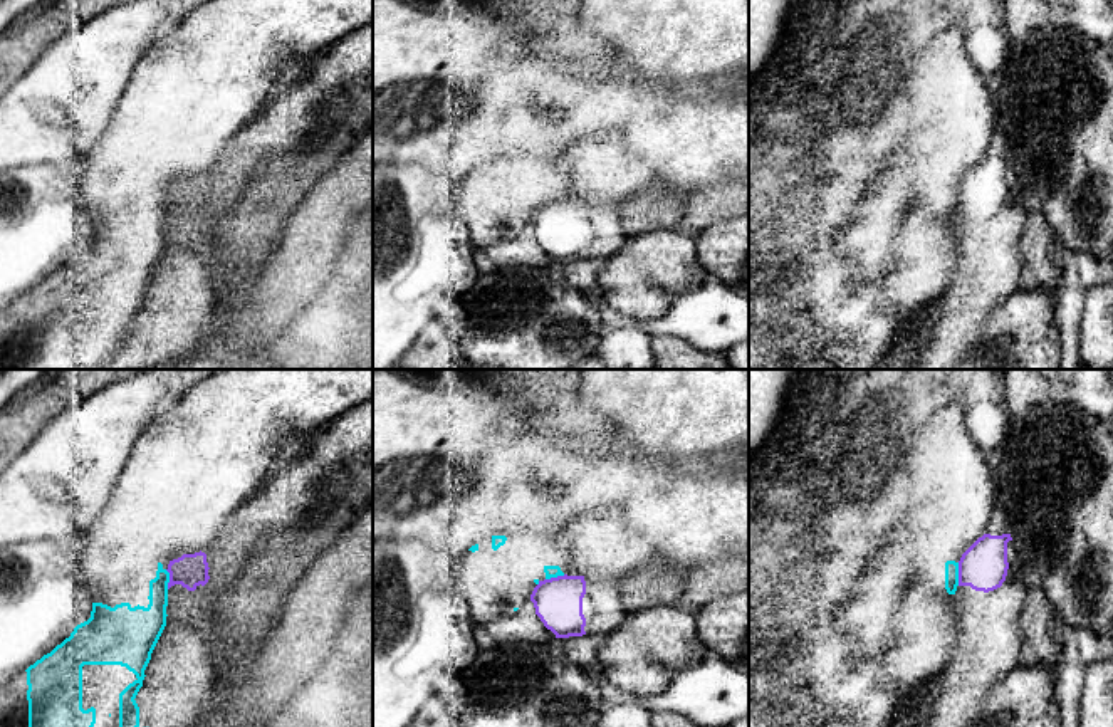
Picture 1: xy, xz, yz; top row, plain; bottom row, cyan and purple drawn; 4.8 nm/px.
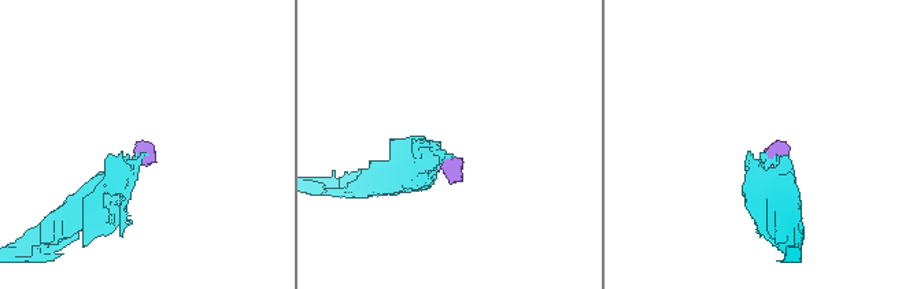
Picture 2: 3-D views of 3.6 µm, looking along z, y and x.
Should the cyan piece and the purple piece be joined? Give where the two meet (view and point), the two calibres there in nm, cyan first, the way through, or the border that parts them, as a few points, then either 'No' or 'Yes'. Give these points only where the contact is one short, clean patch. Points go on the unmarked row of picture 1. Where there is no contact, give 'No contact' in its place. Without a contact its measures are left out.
Touches cyan at yz (957, 198). Thickness 60 nm (cyan) against 220 nm. Boundary: yz (957, 187), (959, 209). No

